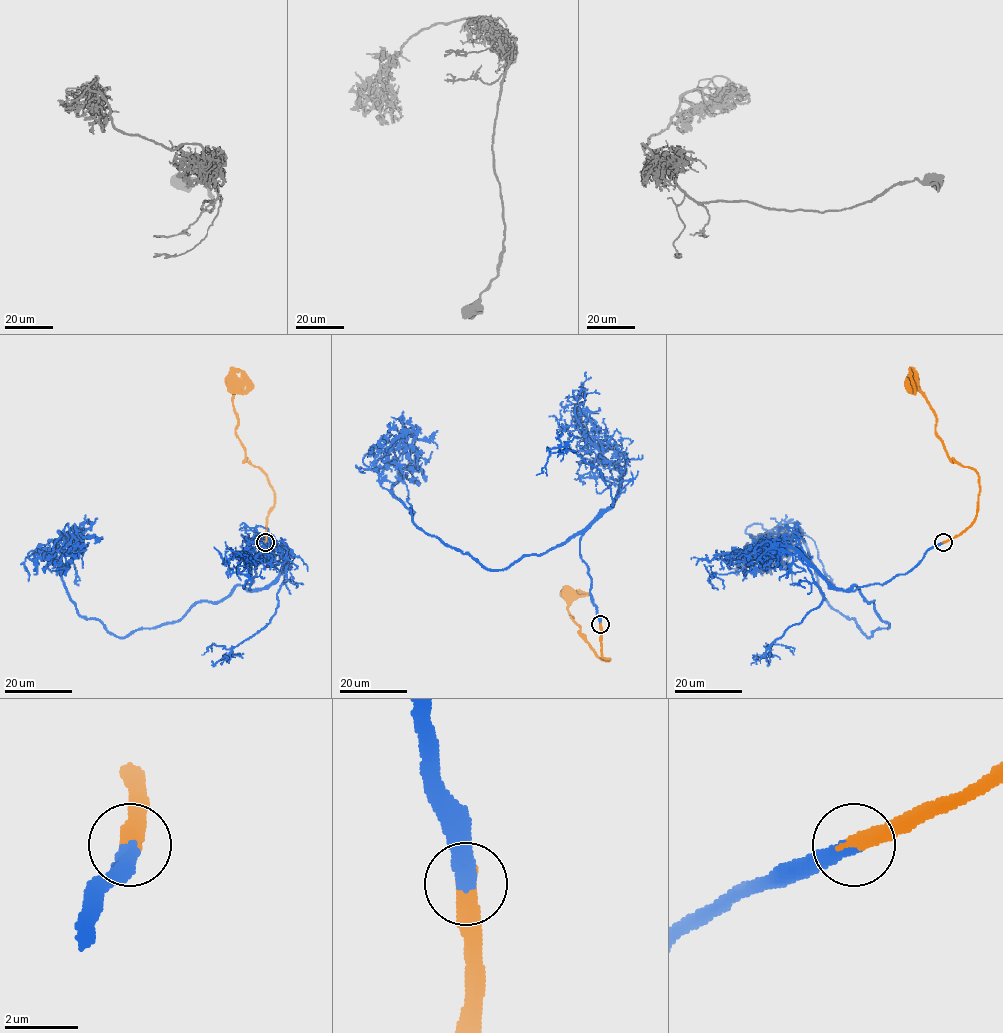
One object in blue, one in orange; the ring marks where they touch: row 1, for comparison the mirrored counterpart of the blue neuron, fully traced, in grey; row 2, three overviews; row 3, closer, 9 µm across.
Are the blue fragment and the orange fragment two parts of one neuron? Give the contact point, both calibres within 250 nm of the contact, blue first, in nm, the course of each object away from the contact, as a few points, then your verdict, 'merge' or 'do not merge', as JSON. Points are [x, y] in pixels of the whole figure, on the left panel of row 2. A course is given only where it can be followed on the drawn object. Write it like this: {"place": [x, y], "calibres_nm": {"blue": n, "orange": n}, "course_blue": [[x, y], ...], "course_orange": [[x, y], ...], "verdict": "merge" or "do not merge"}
{"place": [265, 542], "calibres_nm": {"blue": 440, "orange": 480}, "course_blue": [[265, 542], [247, 590], [237, 585], [123, 637], [84, 619], [71, 600], [57, 559], [67, 524], [76, 556]], "course_orange": [[265, 542], [274, 492], [268, 476], [245, 459], [236, 431], [237, 413], [228, 385], [231, 384]], "verdict": "merge"}

